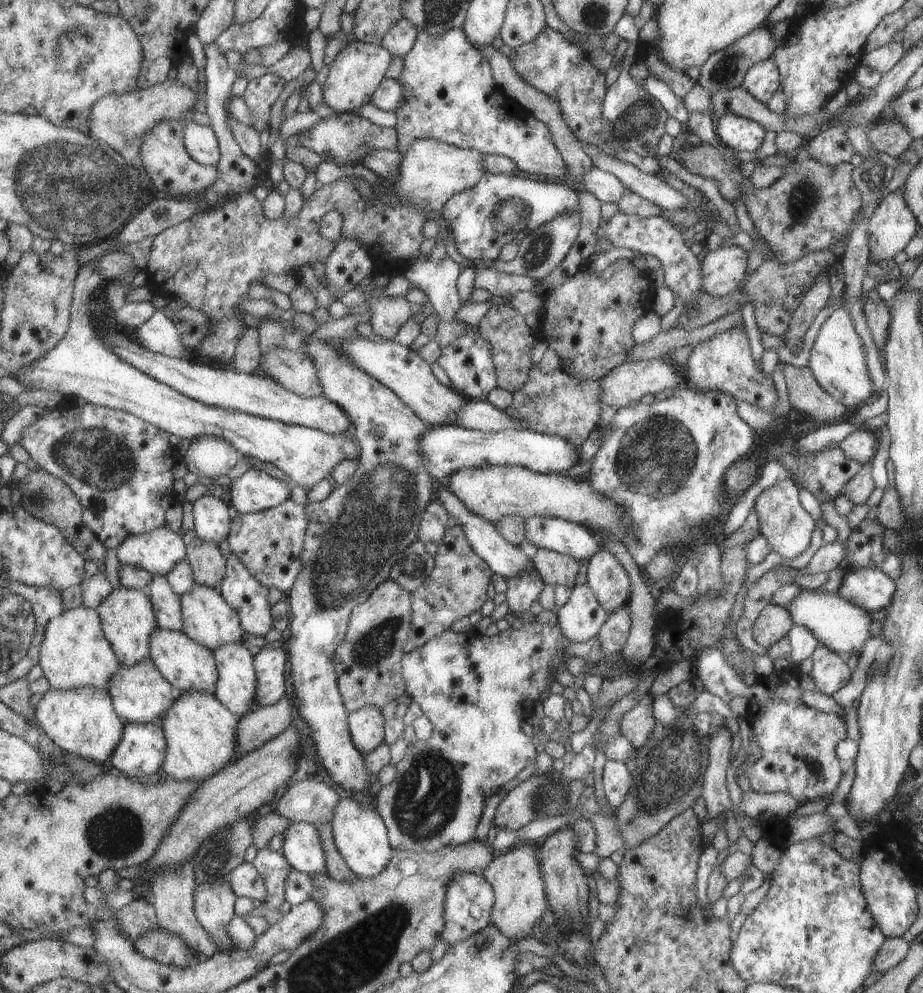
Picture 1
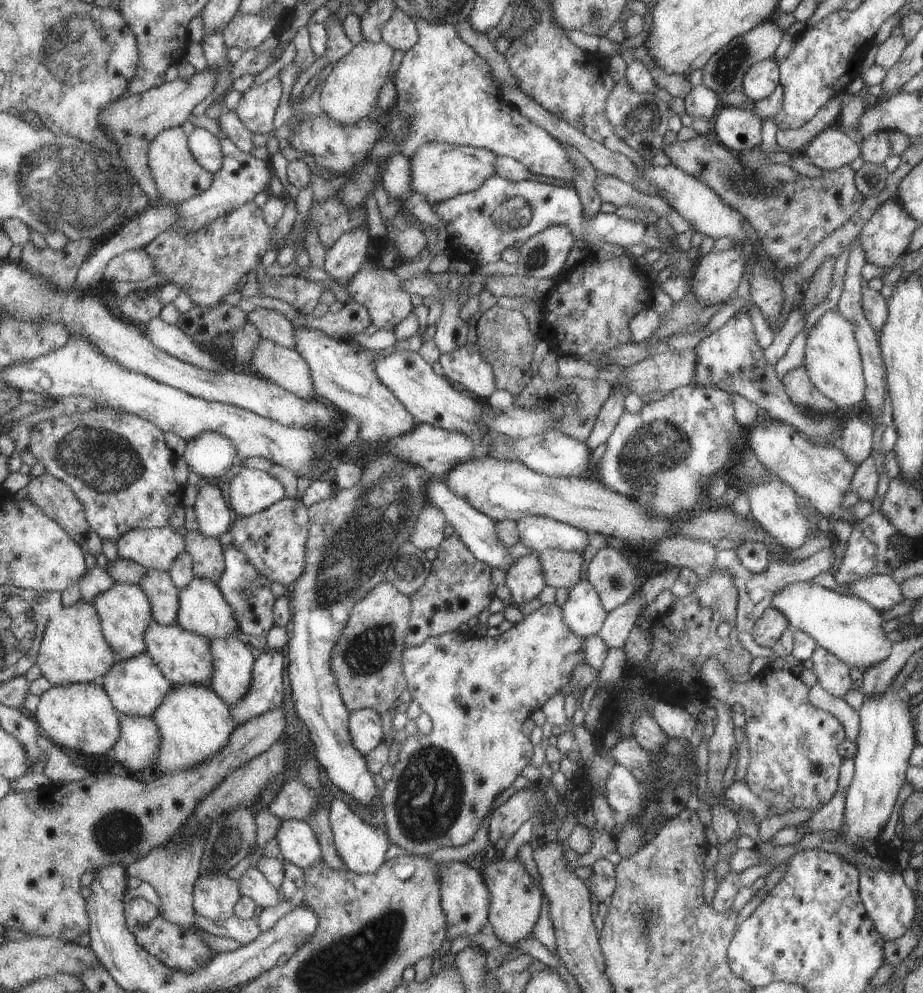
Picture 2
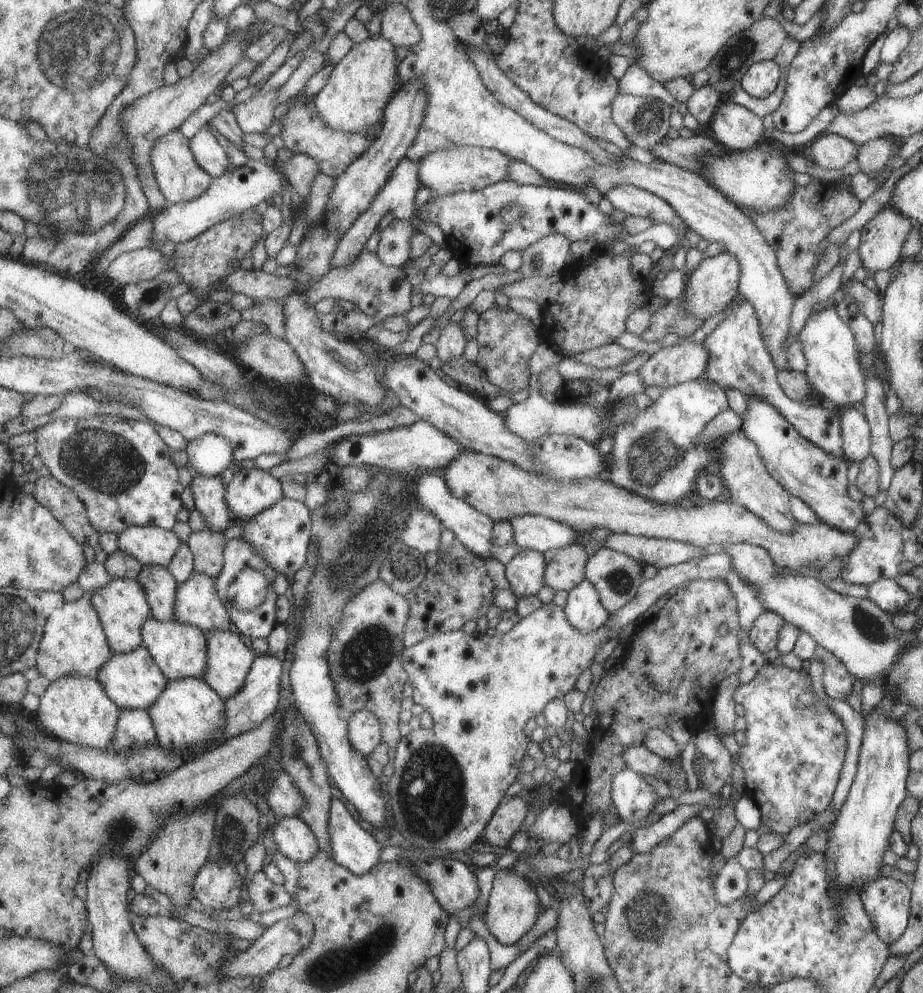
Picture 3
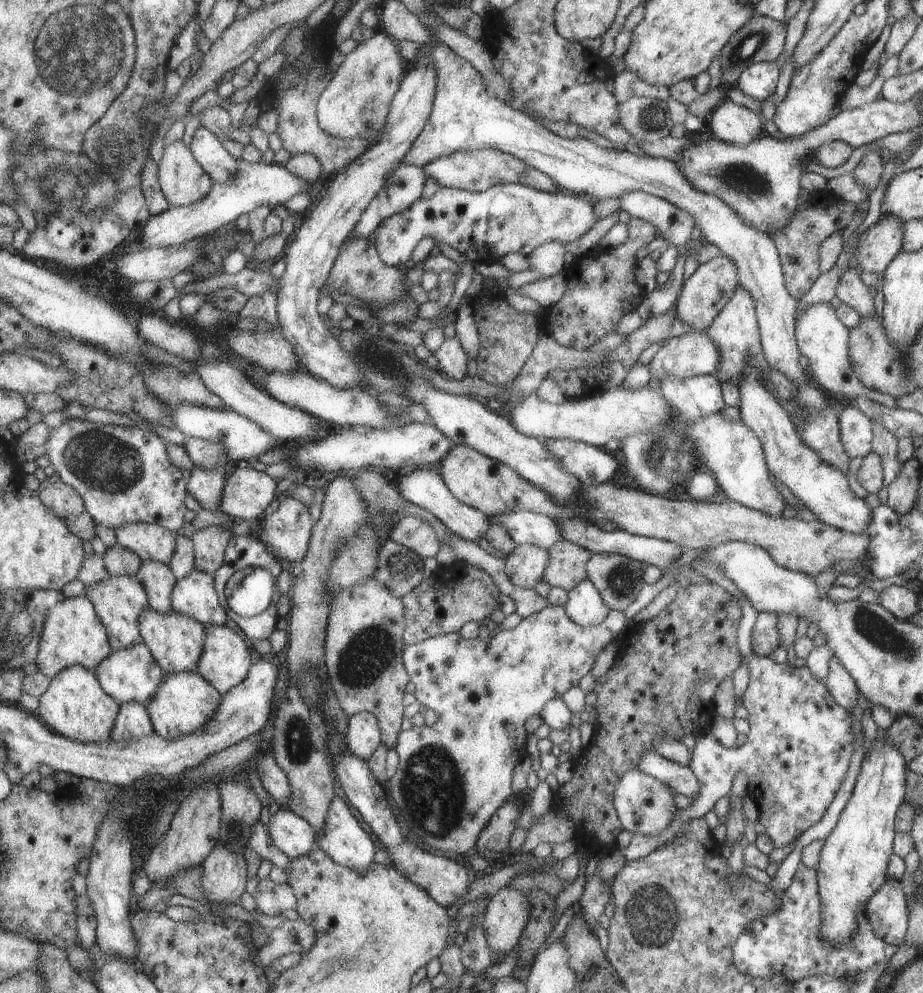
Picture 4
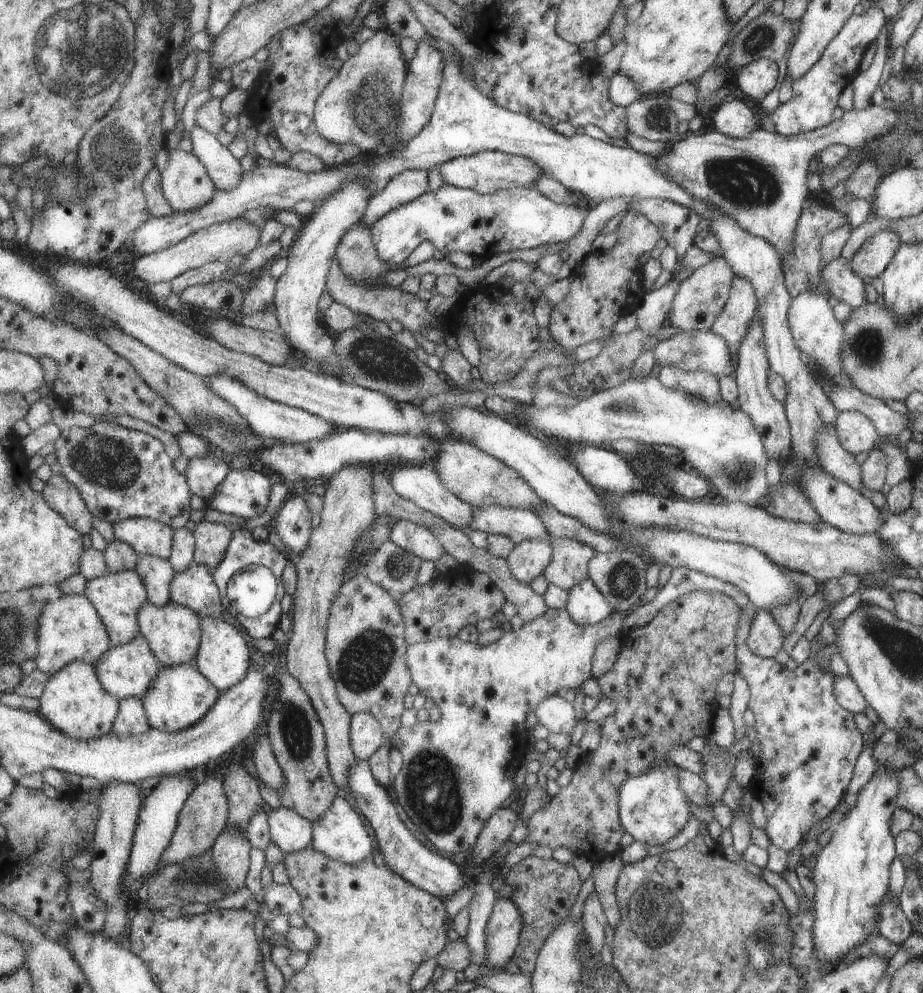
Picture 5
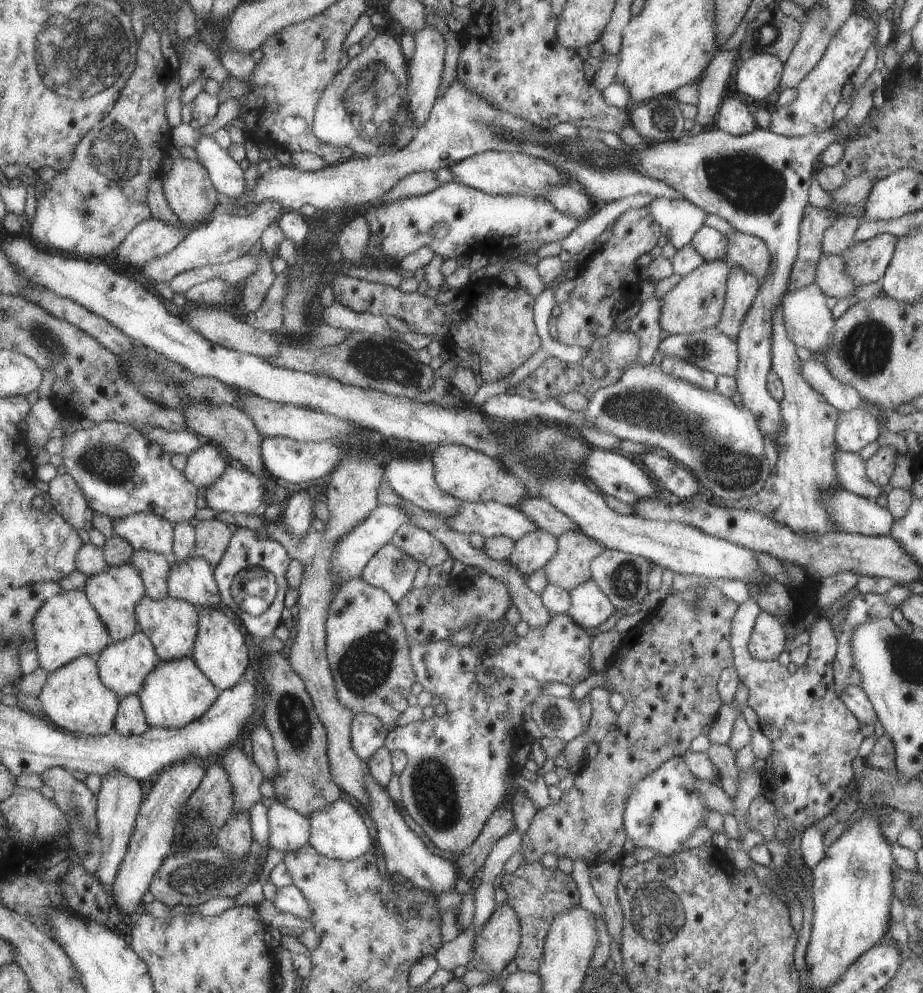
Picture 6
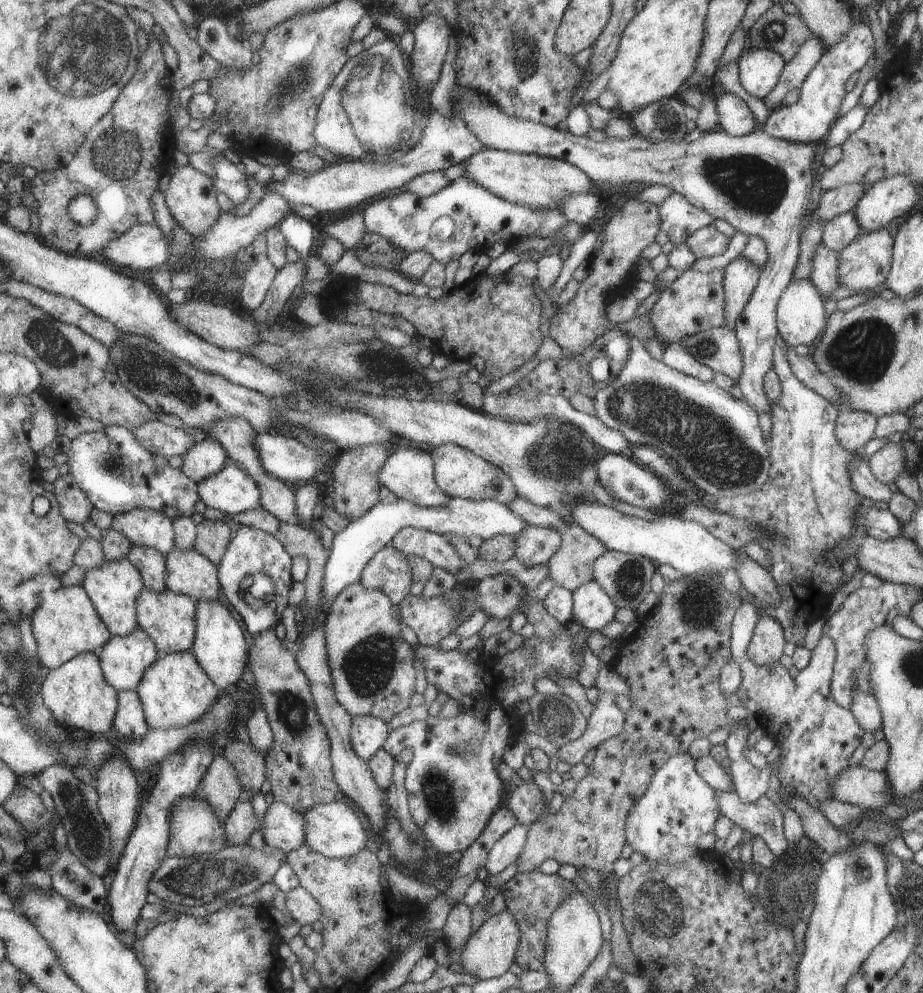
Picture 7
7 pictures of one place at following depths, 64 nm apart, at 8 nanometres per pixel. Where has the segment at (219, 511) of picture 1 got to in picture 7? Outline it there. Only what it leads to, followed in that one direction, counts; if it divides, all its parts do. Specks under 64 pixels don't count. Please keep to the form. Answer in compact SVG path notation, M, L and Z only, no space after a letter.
M198 435L196 442L181 454L181 471L197 484L224 468L226 454L224 447L214 437Z

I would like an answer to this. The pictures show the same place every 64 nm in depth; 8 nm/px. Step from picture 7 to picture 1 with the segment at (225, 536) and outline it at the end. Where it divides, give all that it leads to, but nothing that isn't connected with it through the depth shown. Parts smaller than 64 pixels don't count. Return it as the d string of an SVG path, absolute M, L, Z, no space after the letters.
M194 529L186 531L183 536L187 543L186 558L193 568L195 582L218 589L227 567L219 545L204 542Z

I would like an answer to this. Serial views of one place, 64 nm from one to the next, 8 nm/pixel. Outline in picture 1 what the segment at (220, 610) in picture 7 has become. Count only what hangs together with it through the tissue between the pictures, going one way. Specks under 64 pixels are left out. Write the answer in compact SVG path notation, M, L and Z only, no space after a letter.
M242 642L223 644L213 652L219 669L214 693L233 713L242 717L255 701L258 687L258 673L252 666L255 658Z

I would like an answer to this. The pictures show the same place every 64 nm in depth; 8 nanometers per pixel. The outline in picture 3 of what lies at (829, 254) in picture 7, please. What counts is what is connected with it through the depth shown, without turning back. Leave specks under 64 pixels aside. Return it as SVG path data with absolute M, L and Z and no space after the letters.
M850 278L845 283L843 292L846 296L855 299L858 310L873 324L876 325L883 316L883 302L878 298L874 287L866 287L863 282Z

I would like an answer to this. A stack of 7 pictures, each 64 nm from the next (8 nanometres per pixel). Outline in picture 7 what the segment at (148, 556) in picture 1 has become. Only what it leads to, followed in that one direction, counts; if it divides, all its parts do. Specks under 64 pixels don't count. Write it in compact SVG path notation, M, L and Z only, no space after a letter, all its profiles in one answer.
M135 508L115 517L113 526L132 539L134 545L144 545L158 549L165 556L175 547L174 520L157 510Z

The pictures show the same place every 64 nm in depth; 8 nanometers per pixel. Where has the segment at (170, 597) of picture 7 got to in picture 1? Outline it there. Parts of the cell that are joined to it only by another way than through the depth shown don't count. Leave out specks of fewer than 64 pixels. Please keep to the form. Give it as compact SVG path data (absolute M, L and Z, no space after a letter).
M156 626L151 634L150 655L159 671L163 673L174 688L192 692L214 693L219 680L218 662L215 653L206 645L189 637L185 632L163 629Z

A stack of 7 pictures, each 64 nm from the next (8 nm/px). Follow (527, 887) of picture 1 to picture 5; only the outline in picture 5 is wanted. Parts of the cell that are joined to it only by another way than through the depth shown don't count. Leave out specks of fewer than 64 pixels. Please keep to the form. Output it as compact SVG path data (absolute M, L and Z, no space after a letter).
M497 897L492 906L492 915L486 922L486 965L488 967L504 966L515 955L516 948L519 947L520 936L523 931L523 913L514 904L511 898Z

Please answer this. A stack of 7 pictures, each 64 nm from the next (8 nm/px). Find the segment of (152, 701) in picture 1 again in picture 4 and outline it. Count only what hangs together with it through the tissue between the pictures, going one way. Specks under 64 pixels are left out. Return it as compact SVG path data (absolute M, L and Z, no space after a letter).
M139 640L134 646L115 651L112 656L104 660L97 670L101 684L110 696L114 696L121 705L130 702L138 702L146 706L156 692L159 691L160 684L164 682L166 673L160 668L159 662L152 656L151 650L143 640Z

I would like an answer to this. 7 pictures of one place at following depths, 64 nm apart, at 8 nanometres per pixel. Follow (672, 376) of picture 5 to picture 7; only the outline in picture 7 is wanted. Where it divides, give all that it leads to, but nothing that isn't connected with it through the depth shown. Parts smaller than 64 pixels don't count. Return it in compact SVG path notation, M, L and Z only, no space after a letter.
M670 343L666 351L662 354L662 361L670 368L686 373L687 375L698 377L703 381L712 381L715 372L701 363L690 351L680 343Z

